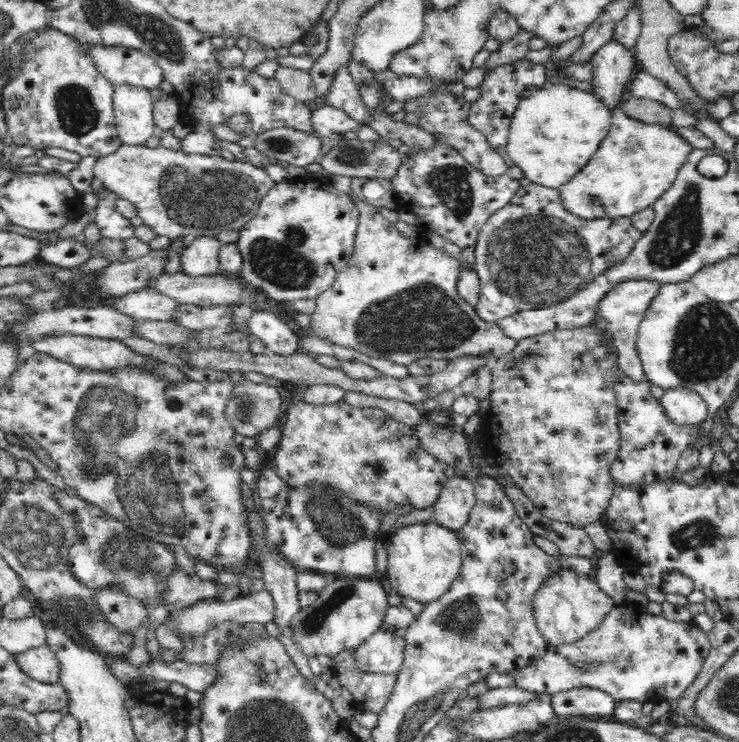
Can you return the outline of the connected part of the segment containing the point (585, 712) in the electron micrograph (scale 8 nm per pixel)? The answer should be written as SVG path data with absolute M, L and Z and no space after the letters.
M572 688L551 696L551 705L559 718L590 718L612 716L615 711L613 696L594 688Z

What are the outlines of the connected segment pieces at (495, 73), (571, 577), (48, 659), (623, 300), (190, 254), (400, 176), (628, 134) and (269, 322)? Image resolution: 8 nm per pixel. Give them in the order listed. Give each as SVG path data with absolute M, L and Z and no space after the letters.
M526 57L510 64L502 64L489 69L479 88L482 90L480 98L472 104L469 121L480 132L485 133L486 140L497 152L505 152L508 144L508 126L517 103L527 95L540 89L546 81L546 64L530 62Z
M562 570L544 584L535 594L534 608L537 625L547 640L547 646L572 644L598 630L604 619L618 606L600 585L587 576Z
M47 642L16 652L12 656L20 670L38 682L59 682L60 663Z
M628 279L614 286L600 301L598 313L608 321L608 330L614 335L615 345L619 352L617 364L632 378L642 378L645 374L640 359L636 354L636 345L634 345L634 342L636 342L636 330L638 330L637 326L643 320L653 298L656 298L663 286L664 282L660 280Z
M197 237L180 252L180 272L190 278L212 276L221 272L218 264L220 247L221 243L214 237Z
M437 141L435 149L420 151L413 157L404 159L398 172L392 177L391 183L399 210L416 214L418 225L424 232L436 232L444 240L463 249L477 245L478 236L484 223L496 210L504 208L514 198L519 189L520 181L524 177L523 170L516 165L510 166L500 176L489 177L488 174L482 174L480 169L470 168L460 155L455 154L454 151L452 152L444 143Z
M620 107L611 111L610 130L584 168L554 188L560 205L583 221L629 217L646 206L652 206L652 202L674 182L676 172L690 152L688 142L668 127L634 120Z
M254 310L249 318L249 327L269 352L288 356L298 350L299 335L295 327L274 310Z

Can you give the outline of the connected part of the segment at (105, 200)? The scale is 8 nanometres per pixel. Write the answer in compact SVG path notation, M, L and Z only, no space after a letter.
M108 189L97 195L99 203L95 208L94 222L98 226L102 237L114 242L134 237L135 227L130 223L130 219L126 220L114 209L114 200L117 196Z

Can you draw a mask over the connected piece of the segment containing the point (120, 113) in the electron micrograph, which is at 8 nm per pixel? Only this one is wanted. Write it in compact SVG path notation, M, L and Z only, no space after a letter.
M114 84L112 112L123 143L142 145L155 134L154 102L151 91L143 86Z

